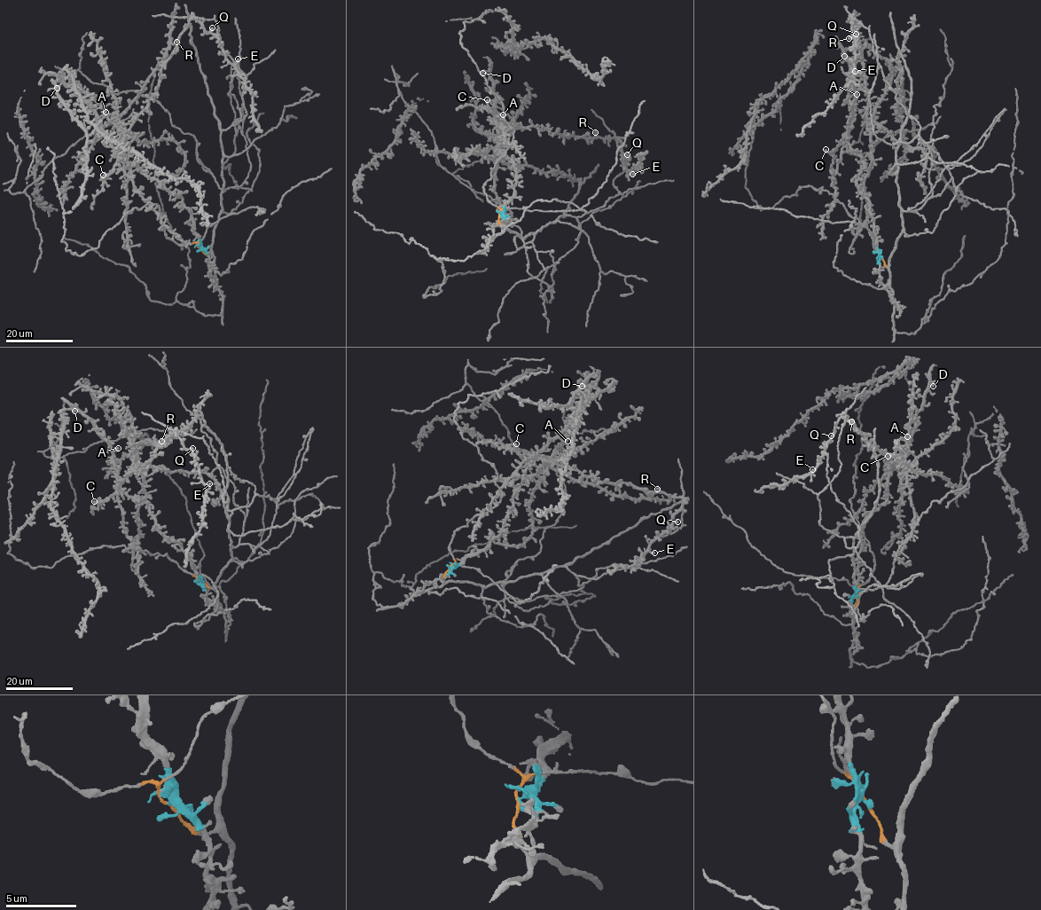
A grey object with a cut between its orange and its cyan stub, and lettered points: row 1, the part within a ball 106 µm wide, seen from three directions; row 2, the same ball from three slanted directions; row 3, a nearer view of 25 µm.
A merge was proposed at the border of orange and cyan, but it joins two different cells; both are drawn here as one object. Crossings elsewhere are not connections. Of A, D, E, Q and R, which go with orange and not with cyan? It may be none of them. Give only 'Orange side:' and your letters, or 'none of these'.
Orange side: E, Q, R

